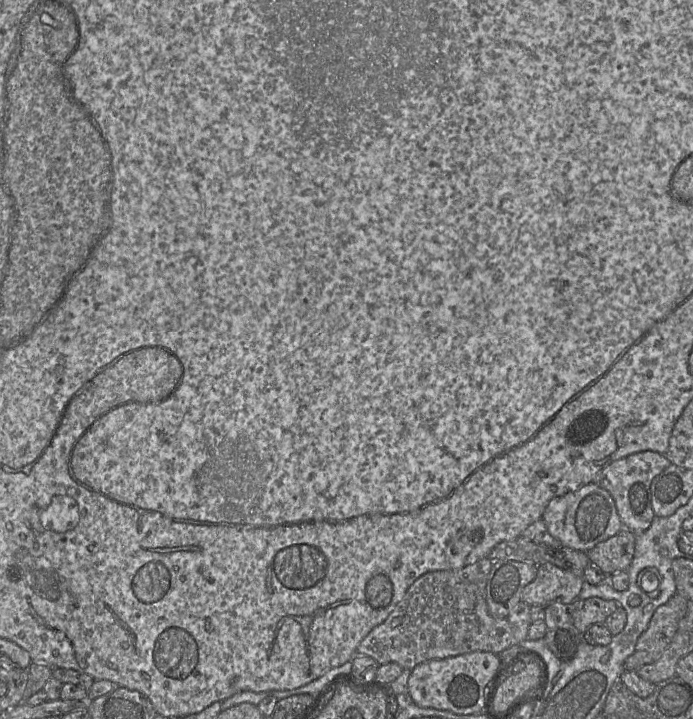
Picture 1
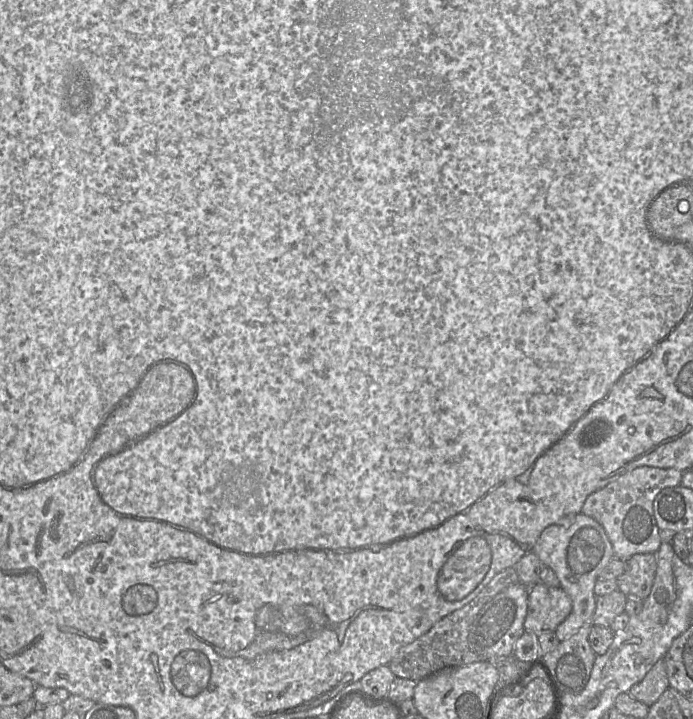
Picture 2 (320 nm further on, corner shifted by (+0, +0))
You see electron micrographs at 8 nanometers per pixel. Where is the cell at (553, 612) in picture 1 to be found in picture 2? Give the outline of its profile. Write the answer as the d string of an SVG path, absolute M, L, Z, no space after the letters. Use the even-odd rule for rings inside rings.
M591 626L581 627L577 633L551 652L542 656L561 693L578 694L586 687L595 663L596 654L589 642Z

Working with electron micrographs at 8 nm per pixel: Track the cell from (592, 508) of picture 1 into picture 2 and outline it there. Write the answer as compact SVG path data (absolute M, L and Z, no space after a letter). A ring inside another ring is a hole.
M579 513L569 527L559 524L546 527L539 536L533 552L554 571L560 581L560 587L572 600L570 615L555 631L558 640L568 639L581 627L592 626L596 609L594 587L598 574L614 557L612 543L603 526L594 518Z

